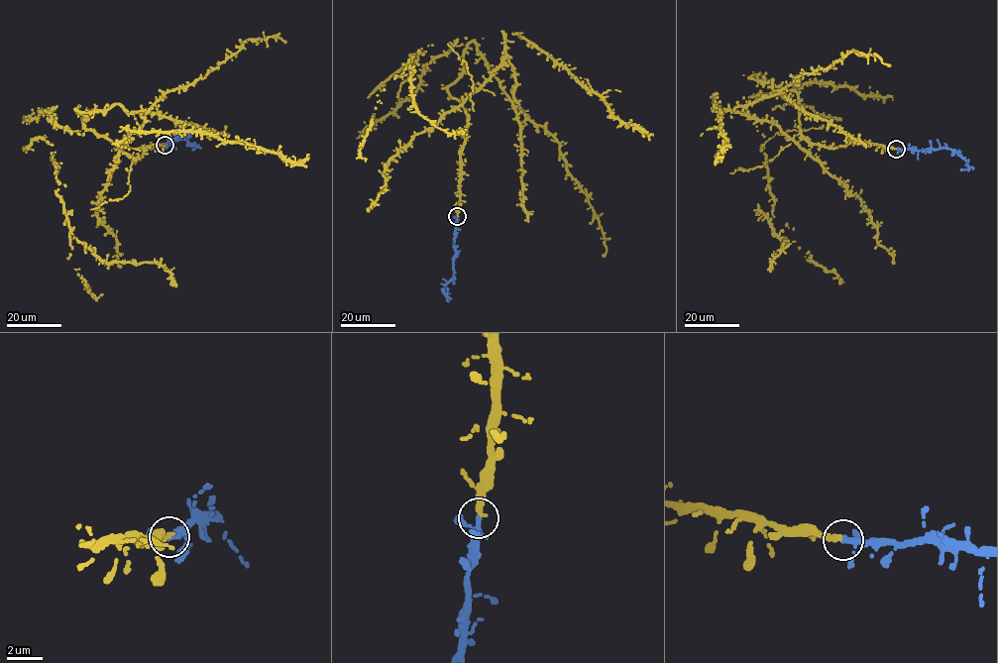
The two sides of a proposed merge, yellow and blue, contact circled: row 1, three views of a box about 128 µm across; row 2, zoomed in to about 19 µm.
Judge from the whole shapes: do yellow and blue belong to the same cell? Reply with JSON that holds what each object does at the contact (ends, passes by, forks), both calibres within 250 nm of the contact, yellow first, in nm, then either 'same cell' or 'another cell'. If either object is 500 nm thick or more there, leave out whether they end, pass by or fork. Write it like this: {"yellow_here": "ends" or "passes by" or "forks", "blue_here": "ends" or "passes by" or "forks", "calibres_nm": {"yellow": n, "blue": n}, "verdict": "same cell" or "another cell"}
{"yellow_here": "ends", "blue_here": "passes by", "calibres_nm": {"yellow": 360, "blue": 240}, "verdict": "same cell"}

